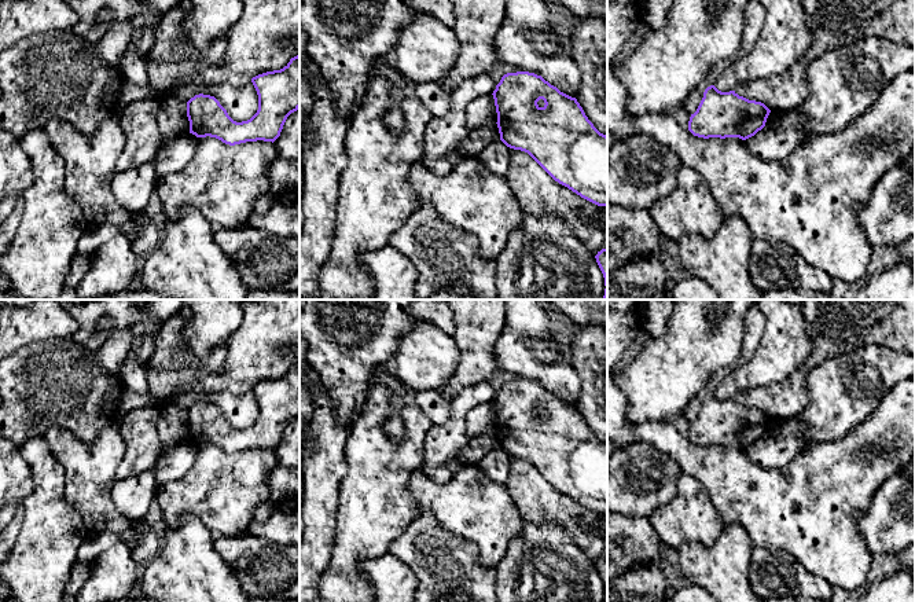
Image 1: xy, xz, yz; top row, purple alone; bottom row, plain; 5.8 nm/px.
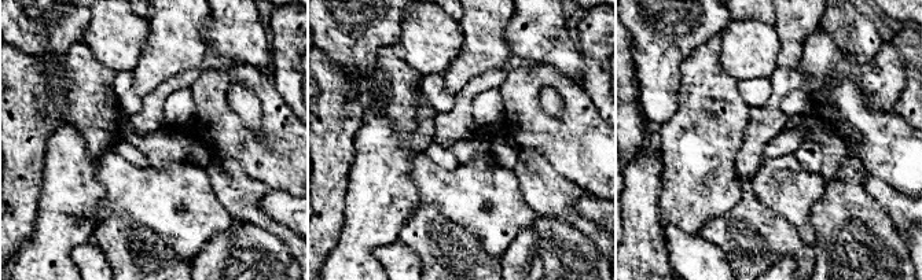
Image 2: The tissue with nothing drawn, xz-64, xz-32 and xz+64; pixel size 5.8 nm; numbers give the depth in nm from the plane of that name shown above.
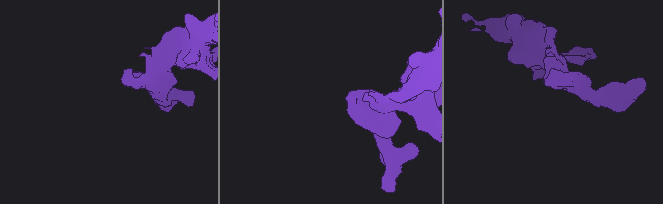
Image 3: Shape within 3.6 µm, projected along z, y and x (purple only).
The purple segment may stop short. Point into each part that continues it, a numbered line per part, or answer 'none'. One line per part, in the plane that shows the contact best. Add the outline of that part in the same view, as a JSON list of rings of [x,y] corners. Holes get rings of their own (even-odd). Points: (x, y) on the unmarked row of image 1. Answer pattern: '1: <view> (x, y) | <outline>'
none

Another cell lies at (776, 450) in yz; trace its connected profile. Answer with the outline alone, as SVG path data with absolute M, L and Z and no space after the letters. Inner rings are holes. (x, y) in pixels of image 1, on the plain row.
M800 416L779 421L779 426L754 444L743 448L746 458L764 469L786 467L802 448L804 433Z

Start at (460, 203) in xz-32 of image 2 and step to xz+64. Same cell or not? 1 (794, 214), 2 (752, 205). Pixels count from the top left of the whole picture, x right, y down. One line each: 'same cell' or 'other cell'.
1: same cell
2: other cell

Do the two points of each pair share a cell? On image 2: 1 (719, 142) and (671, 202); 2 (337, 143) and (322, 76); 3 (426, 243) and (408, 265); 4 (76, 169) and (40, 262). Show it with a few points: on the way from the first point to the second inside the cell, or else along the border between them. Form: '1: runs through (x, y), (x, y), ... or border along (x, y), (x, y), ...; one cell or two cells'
1: runs through (704, 157), (700, 161), (700, 173), (686, 187); one cell
2: runs through (335, 126), (335, 92); one cell
3: border along (399, 239), (418, 257), (422, 265); two cells
4: runs through (70, 192), (59, 212), (59, 228), (52, 239); one cell

